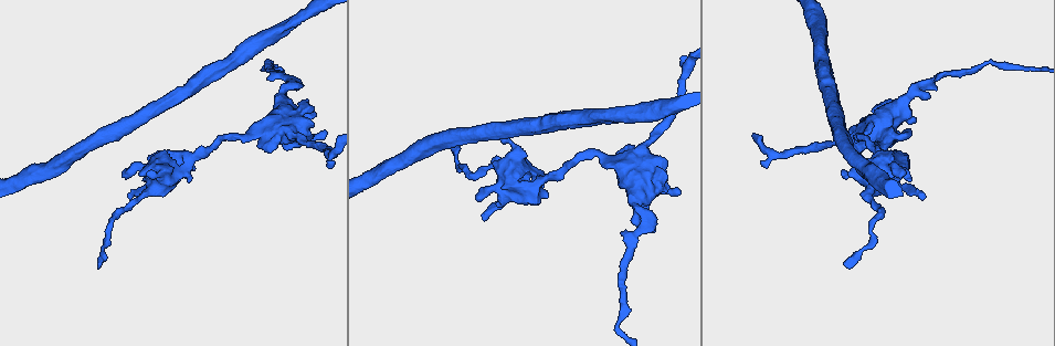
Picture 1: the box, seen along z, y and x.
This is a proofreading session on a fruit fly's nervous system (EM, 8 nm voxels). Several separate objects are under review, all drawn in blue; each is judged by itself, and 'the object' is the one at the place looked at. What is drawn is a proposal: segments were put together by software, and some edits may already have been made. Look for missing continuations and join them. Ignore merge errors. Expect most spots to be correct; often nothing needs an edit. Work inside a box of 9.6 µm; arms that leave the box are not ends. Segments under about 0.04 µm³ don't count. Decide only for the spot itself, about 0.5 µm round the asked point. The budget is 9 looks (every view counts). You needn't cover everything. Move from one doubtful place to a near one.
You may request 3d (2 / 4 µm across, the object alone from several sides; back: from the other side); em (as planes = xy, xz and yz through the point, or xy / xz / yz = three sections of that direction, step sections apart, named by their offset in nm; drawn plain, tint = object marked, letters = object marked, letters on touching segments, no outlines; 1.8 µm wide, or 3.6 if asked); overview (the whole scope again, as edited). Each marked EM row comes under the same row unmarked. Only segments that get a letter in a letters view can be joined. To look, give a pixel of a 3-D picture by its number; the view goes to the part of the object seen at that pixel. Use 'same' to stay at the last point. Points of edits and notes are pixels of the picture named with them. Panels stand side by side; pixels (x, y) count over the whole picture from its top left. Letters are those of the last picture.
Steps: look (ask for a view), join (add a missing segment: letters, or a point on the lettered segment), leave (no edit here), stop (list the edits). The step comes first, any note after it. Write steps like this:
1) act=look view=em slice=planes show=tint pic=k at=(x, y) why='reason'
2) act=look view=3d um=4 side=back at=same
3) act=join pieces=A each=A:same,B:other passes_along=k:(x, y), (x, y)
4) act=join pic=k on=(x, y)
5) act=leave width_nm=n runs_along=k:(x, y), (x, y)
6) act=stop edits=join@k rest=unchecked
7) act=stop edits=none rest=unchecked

act=look view=3d um=2 pic=1 at=(98, 266) why='free end'

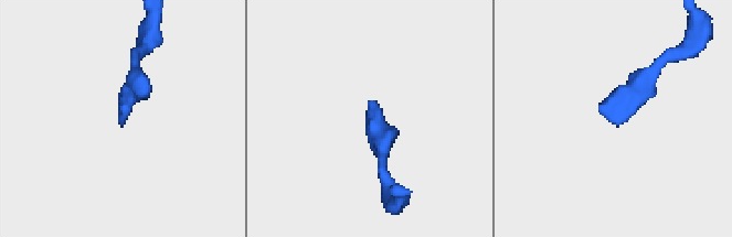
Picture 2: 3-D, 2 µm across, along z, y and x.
act=look view=em slice=yz step=4 show=letters pic=2 at=(614, 121) why='shape alone is not enough'

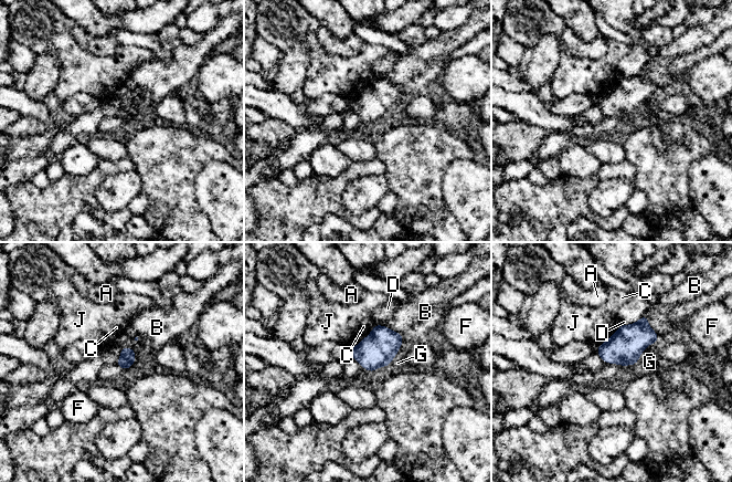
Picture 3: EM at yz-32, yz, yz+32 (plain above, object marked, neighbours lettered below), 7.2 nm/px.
act=look view=em slice=planes show=letters at=same why='another direction'

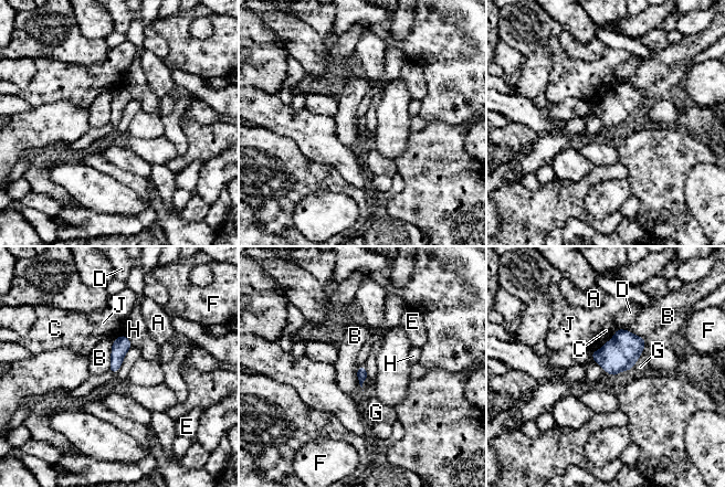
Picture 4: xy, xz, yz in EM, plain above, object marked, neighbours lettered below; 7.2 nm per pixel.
act=leave each=A:other,B:other,C:other,D:other,E:other,F:other,G:other,H:other,J:other border=4:(623, 329), (644, 340), (631, 368) found='no lettered segment goes on from it'

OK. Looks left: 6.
act=look view=em slice=planes show=letters pic=1 at=(189, 182) why='branch stops here'

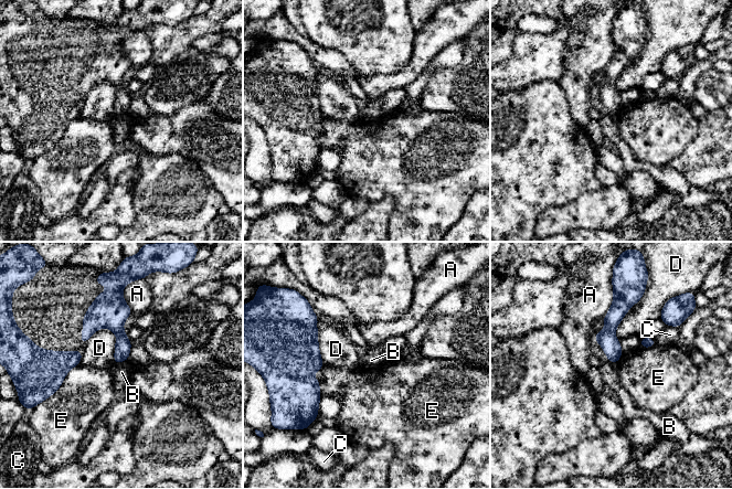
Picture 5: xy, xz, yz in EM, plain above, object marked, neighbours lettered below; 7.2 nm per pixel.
act=leave each=A:other,B:other,C:other,D:other,E:other border=5:(127, 359), (114, 363) found='no lettered segment goes on from it'

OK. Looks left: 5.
act=look view=em slice=planes show=letters pic=1 at=(601, 154) why='sudden change in width'

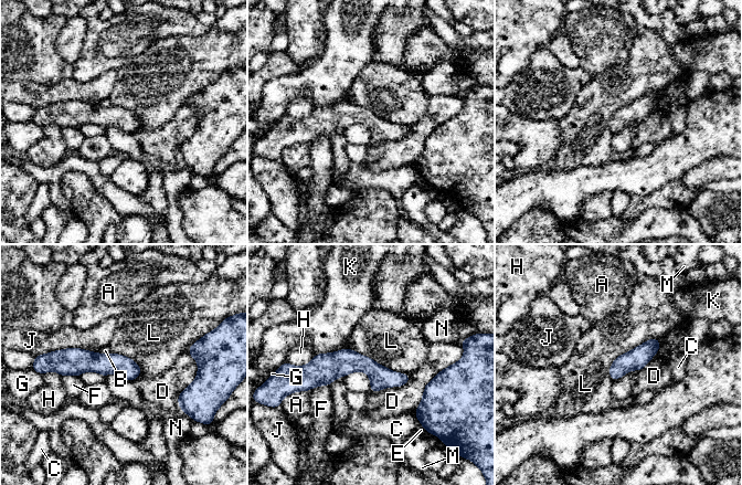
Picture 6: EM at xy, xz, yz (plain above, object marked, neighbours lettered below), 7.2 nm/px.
act=leave longest_contact=L:440nm each=A:other,B:other,C:other,D:other,E:other,F:other,G:other,H:other,J:other,K:other,L:other,M:other,N:other border=6:(655, 337), (621, 354), (610, 378) found='none of them fits'

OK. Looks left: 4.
act=look view=em slice=planes show=letters pic=1 at=(876, 104) why='free end'

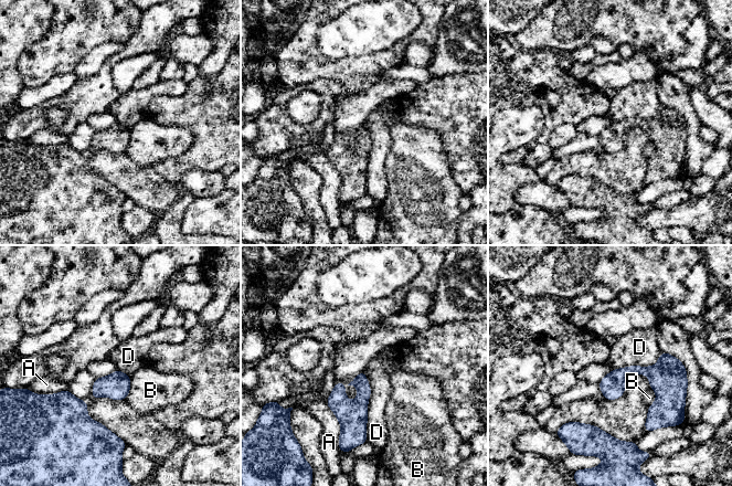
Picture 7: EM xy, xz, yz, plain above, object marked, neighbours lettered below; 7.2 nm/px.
act=leave each=A:other,B:other,D:other border=7:(363, 370), (370, 388), (368, 441) found='none of them fits'

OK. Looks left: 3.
act=stop edits=none rest=unchecked

